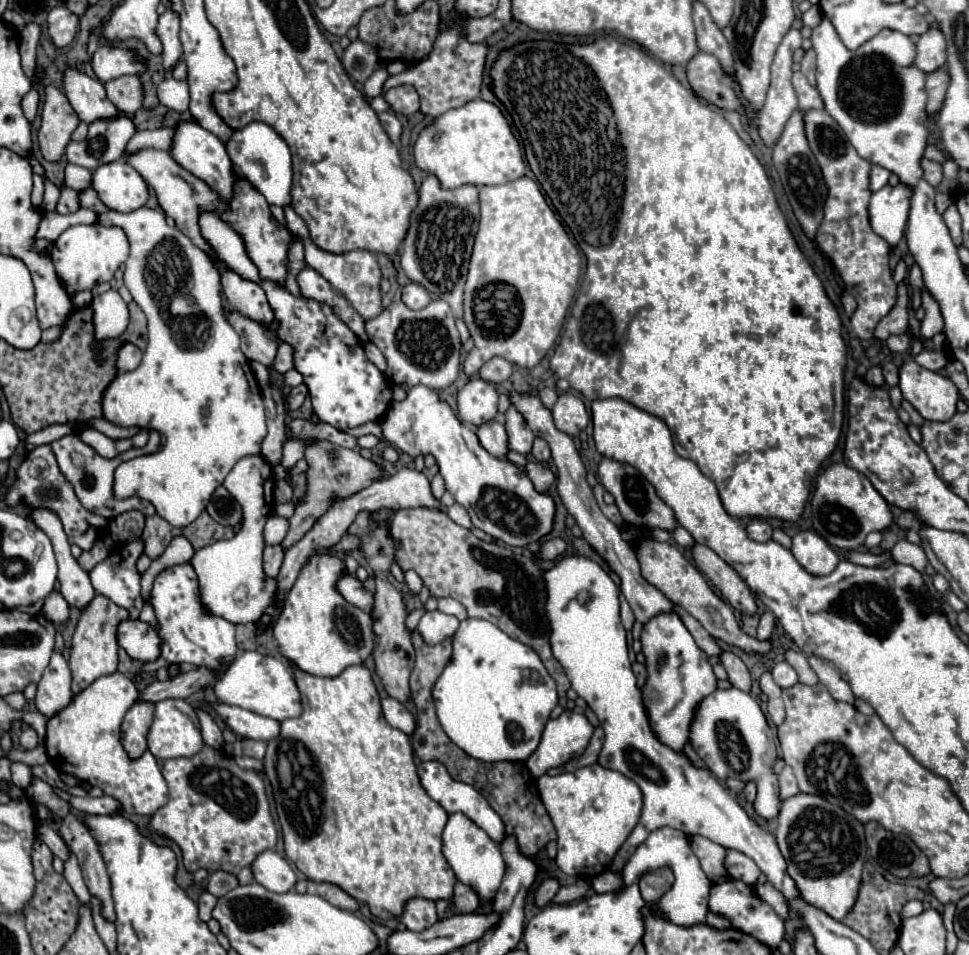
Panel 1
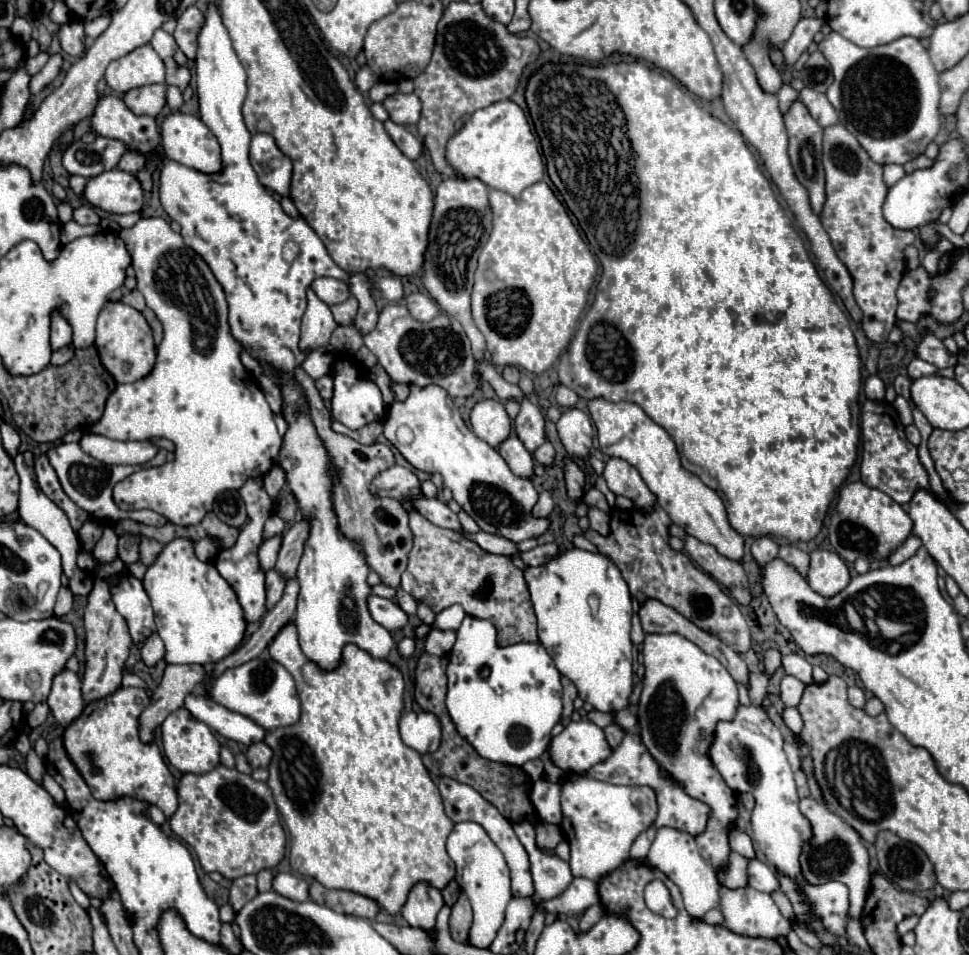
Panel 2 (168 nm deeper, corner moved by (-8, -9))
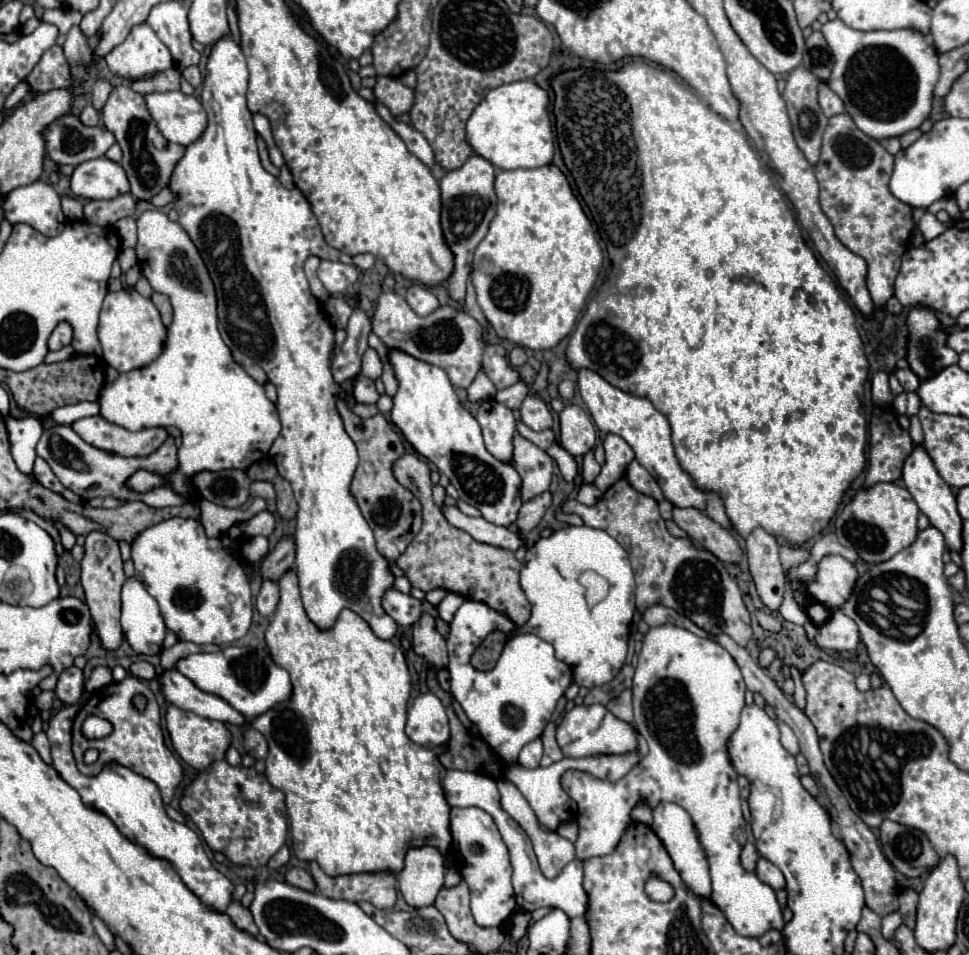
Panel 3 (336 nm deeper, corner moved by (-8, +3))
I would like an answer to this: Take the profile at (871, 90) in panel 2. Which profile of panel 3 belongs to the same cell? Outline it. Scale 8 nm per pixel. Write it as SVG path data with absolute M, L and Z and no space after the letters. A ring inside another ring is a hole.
M840 19L828 21L822 25L822 33L828 41L830 51L836 57L836 65L828 79L828 87L844 101L846 113L854 119L856 127L876 141L890 137L902 137L930 117L934 87L938 83L938 53L932 45L926 43L924 35L914 29L896 29L896 31L856 31L842 23Z

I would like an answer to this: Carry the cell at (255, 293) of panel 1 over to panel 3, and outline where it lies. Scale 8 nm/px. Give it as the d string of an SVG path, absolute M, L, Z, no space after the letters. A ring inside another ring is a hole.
M220 37L208 55L202 91L202 105L208 113L208 129L196 143L186 147L182 159L172 171L168 189L176 193L174 209L180 215L178 223L198 247L216 285L220 325L226 329L234 345L266 371L270 383L276 385L280 395L282 431L270 449L270 457L278 473L290 481L298 501L294 539L296 575L304 611L320 631L328 631L336 623L342 609L352 609L354 613L362 615L376 637L392 639L398 625L390 615L384 613L380 599L382 593L392 587L394 577L388 571L388 561L376 551L374 533L350 495L350 481L358 465L358 453L342 427L340 415L334 411L336 399L342 397L340 387L334 383L330 373L334 329L328 327L328 317L320 309L320 303L310 295L308 281L302 271L302 265L310 255L350 263L352 257L346 253L340 257L340 251L324 241L318 219L298 189L282 187L276 177L262 169L252 113L246 107L246 87L248 69L240 47L230 37Z

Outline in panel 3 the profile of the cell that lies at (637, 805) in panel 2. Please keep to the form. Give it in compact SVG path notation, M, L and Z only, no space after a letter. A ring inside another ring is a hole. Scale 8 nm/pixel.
M660 625L650 627L644 635L642 651L638 655L638 665L634 673L634 725L638 733L648 743L648 755L634 767L626 777L618 781L604 781L584 771L566 771L562 775L562 789L576 801L576 823L578 823L578 841L576 857L586 861L590 857L610 855L628 825L632 823L630 813L638 803L654 809L660 801L672 801L684 807L694 819L700 843L706 851L712 875L712 901L726 915L734 931L744 937L758 937L768 929L782 929L782 907L776 901L776 893L770 885L762 883L754 873L748 873L740 865L742 843L746 843L744 817L740 809L740 787L736 783L736 771L726 753L726 741L732 731L738 727L740 711L744 707L744 691L746 685L742 681L742 673L734 663L732 655L722 649L712 639L702 639L682 627L676 625Z

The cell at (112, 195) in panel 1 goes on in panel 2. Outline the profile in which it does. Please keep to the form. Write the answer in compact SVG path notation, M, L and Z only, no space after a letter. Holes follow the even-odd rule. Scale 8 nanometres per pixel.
M114 169L88 179L82 197L106 213L134 213L142 209L144 191L132 173Z

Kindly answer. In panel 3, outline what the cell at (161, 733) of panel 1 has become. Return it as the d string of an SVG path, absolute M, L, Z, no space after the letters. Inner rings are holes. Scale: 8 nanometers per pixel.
M168 705L166 709L166 729L170 733L172 747L176 749L176 753L196 771L204 771L206 767L210 767L210 763L224 759L226 749L230 745L230 733L224 723L198 717L196 713L184 711L176 705Z

